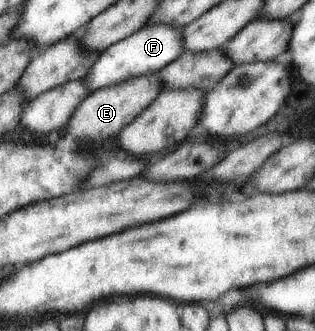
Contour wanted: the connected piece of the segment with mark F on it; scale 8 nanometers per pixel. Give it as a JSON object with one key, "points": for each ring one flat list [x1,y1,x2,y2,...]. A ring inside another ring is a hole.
{"points":[[168,23,146,25,138,32,114,43,100,54,84,80,89,84,92,92,135,76,161,71,168,63,185,52,182,31,182,27,175,27]]}

